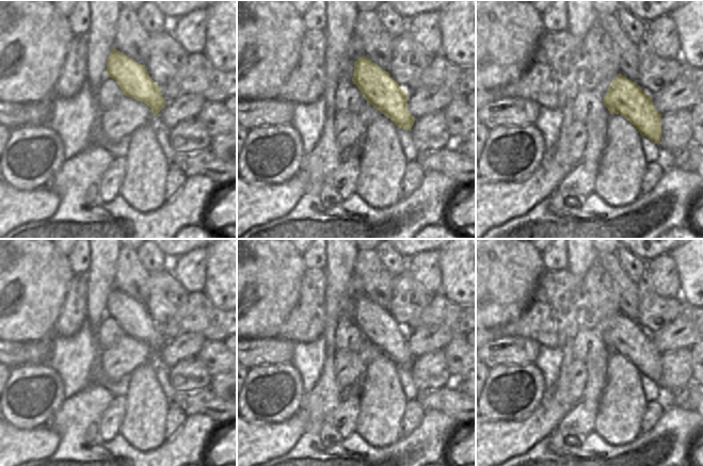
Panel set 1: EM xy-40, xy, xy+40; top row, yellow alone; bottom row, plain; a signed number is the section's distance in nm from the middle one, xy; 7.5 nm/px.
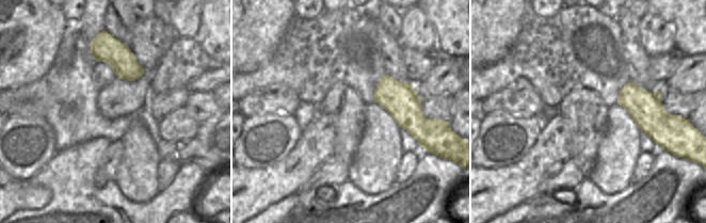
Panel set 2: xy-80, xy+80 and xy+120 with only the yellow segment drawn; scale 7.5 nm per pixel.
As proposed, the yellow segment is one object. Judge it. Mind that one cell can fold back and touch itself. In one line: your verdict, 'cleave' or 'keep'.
keep

